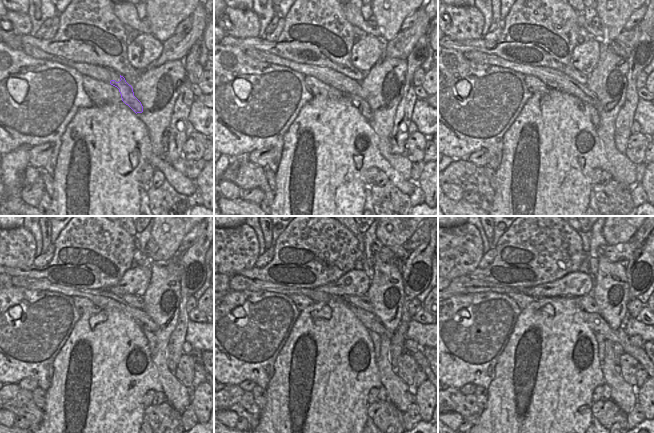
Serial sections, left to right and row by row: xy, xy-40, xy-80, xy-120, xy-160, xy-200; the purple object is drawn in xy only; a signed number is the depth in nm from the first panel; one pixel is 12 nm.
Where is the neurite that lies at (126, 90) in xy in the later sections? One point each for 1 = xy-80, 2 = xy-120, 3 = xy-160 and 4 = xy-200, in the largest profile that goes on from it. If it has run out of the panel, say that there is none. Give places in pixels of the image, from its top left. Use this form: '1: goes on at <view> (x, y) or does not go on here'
1: goes on at xy-80 (591, 110)
2: goes on at xy-120 (151, 338)
3: goes on at xy-160 (376, 339)
4: goes on at xy-200 (600, 339)

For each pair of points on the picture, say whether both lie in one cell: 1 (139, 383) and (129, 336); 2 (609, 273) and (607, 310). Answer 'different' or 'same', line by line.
1: same
2: same

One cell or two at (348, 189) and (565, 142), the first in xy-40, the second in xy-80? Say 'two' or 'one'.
one

